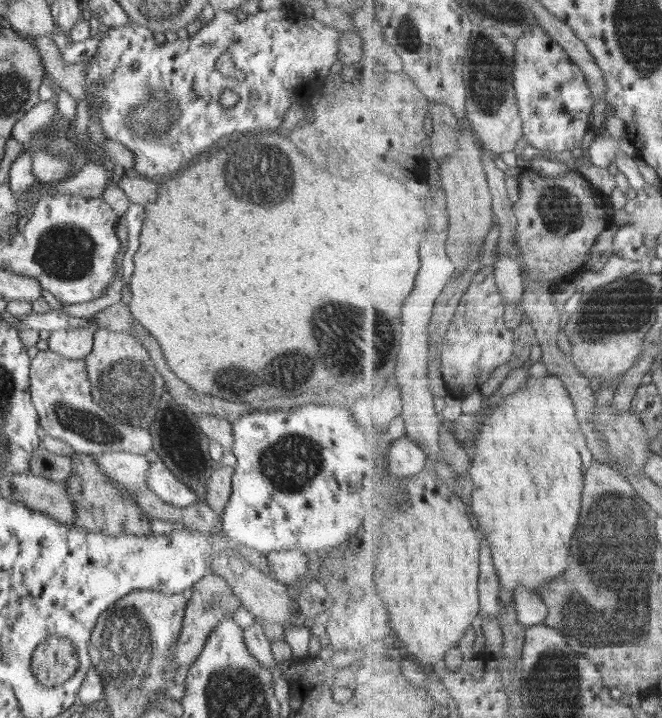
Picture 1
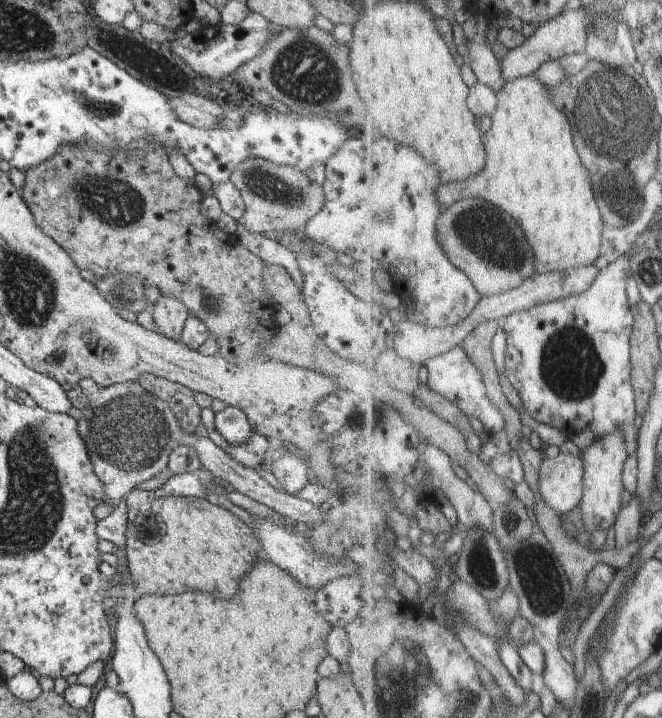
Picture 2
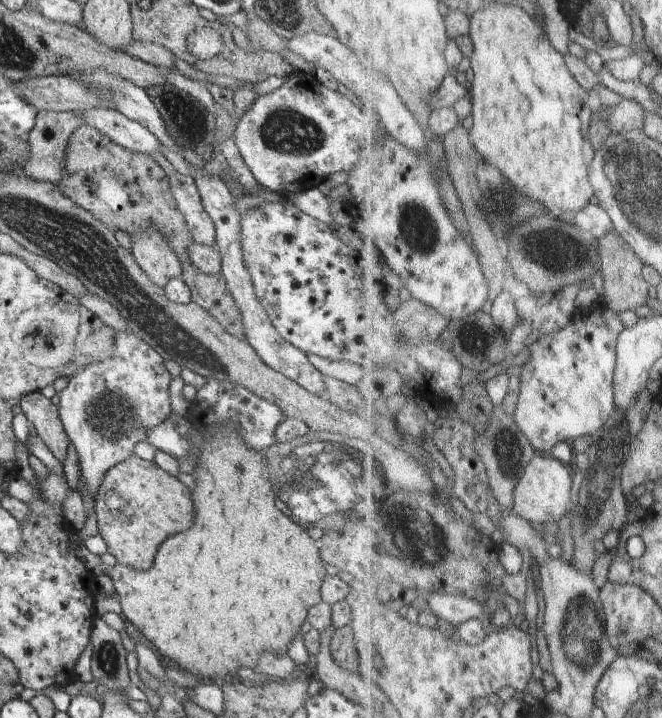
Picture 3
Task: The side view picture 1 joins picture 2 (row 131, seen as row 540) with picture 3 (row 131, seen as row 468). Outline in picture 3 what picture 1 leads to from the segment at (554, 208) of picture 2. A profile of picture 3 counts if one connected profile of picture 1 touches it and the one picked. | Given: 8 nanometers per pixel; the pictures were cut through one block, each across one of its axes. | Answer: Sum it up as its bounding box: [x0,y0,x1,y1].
[470,4,598,224]

